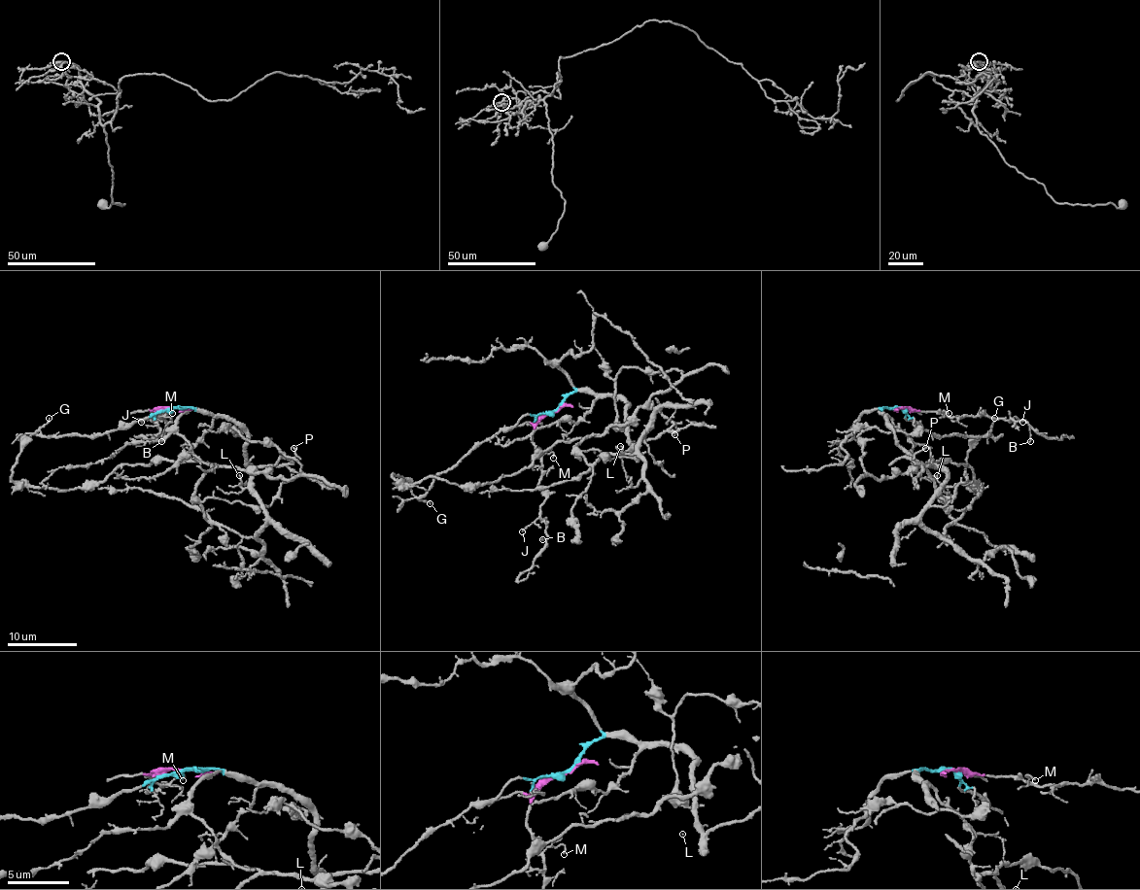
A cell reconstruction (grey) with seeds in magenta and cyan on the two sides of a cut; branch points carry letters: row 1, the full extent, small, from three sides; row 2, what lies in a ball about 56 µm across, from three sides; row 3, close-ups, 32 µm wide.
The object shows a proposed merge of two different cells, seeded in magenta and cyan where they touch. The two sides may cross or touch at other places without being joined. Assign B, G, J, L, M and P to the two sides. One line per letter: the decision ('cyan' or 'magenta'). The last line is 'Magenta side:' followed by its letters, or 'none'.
B: magenta
G: cyan
J: magenta
L: cyan
M: magenta
P: cyan
Magenta side: B, J, M

